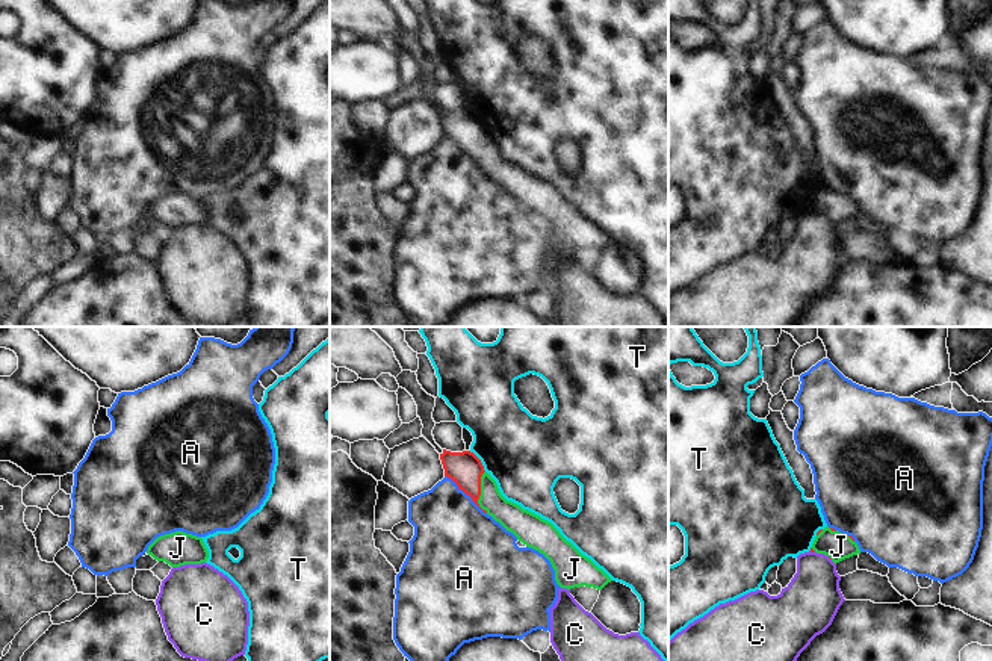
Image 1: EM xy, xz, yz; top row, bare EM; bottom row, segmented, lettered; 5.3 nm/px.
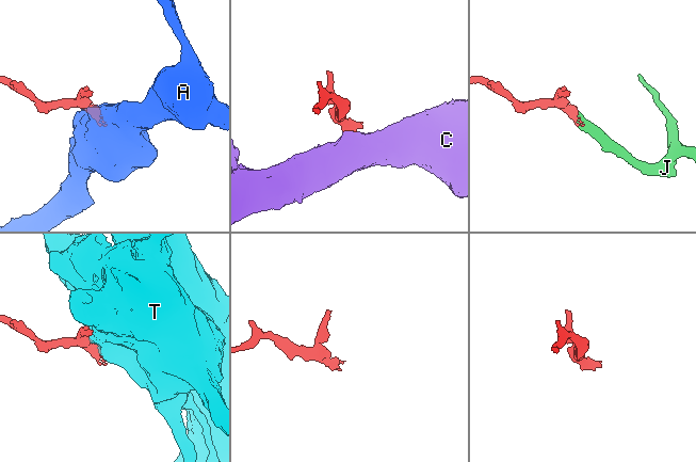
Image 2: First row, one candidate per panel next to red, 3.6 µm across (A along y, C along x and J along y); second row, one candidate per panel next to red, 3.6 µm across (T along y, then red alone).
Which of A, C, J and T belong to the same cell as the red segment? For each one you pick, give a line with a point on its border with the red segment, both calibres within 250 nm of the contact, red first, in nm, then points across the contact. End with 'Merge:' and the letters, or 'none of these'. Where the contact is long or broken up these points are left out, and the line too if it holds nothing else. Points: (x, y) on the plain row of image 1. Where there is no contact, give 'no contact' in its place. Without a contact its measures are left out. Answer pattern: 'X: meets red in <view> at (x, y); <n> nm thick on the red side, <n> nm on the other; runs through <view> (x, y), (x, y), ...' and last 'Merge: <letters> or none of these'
J: meets red in xz at (480, 153); 180 nm thick on the red side, 150 nm on the other; runs through xz (464, 129), (480, 153), (513, 179)
Merge: J

